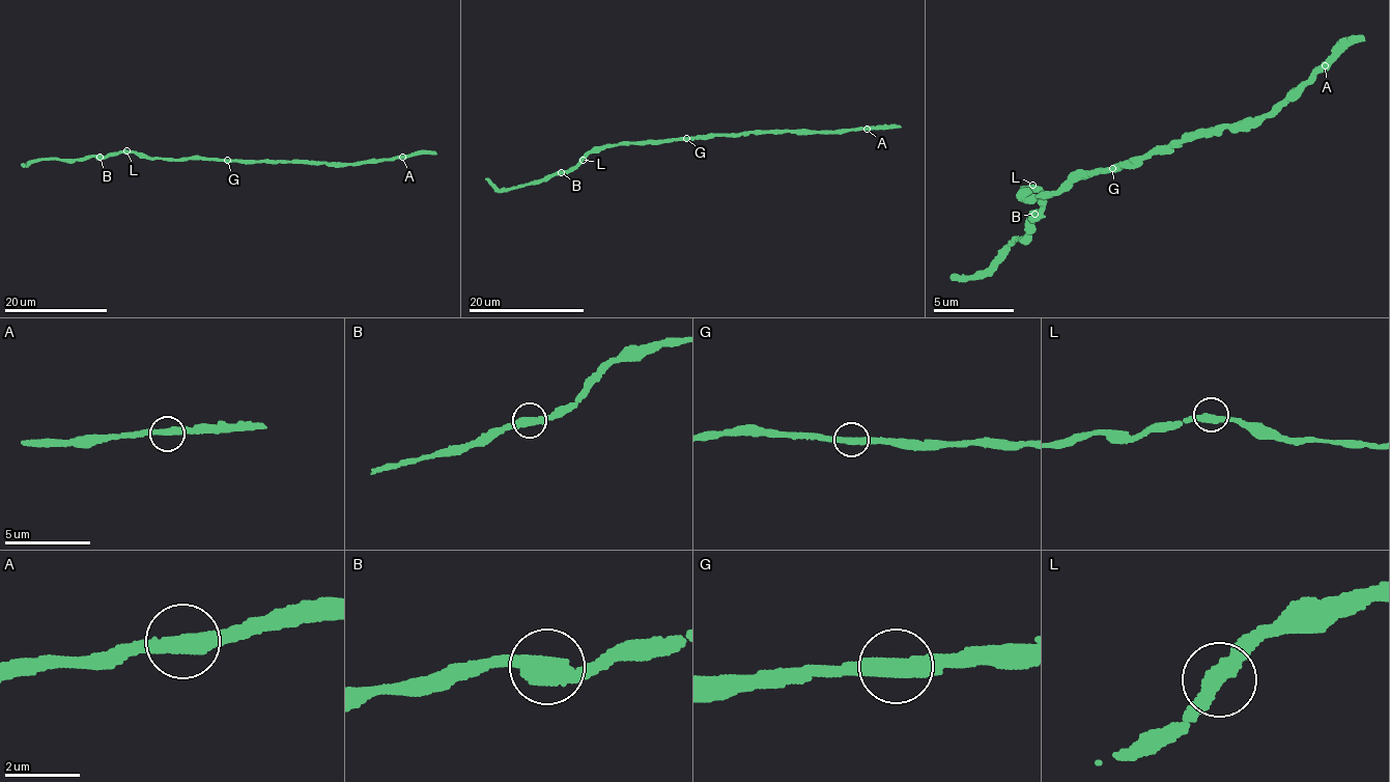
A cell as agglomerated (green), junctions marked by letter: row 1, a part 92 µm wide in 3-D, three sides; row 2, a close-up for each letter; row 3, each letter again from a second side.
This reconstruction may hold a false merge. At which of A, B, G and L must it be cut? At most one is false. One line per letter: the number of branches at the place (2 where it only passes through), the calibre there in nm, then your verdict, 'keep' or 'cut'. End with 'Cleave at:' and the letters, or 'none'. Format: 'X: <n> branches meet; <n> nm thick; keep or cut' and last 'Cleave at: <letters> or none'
A: 2 branches meet; 400 nm thick; keep
B: 2 branches meet; 400 nm thick; keep
G: 2 branches meet; 400 nm thick; keep
L: 2 branches meet; 400 nm thick; keep
Cleave at: none

